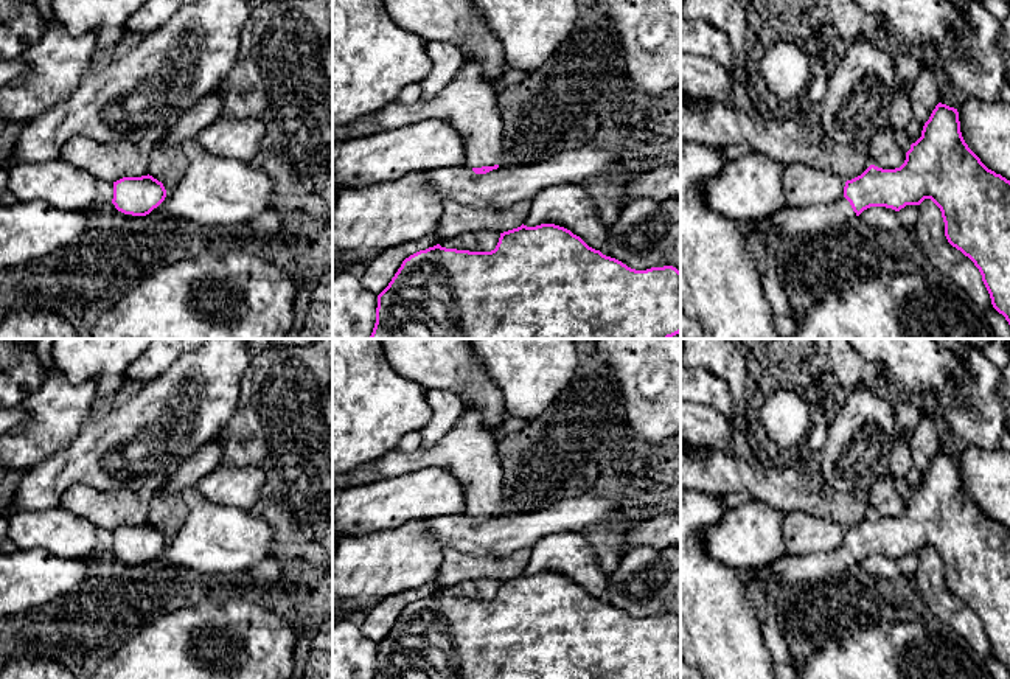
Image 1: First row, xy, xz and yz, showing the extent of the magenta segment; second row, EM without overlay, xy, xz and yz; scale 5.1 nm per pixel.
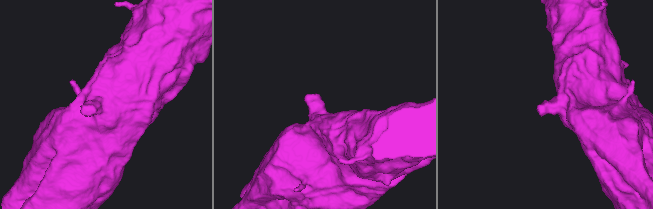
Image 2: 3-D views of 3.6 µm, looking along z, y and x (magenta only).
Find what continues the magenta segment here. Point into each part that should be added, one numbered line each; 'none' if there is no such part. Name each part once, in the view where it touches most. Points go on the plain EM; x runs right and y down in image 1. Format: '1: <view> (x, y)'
1: xz (470, 452)

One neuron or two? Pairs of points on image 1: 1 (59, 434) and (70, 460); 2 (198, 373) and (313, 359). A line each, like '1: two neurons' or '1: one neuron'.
1: two neurons
2: two neurons

